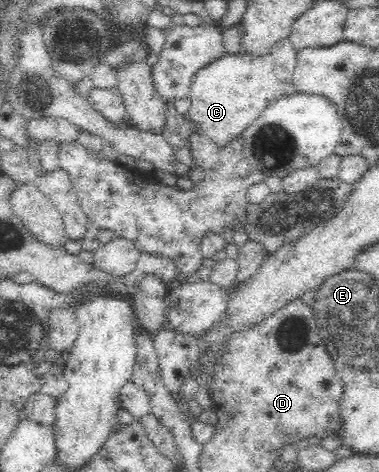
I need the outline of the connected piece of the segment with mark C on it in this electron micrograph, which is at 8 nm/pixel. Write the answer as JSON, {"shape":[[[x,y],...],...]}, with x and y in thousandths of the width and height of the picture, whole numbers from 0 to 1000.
{"shape":[[[596,114],[509,161],[504,176],[504,229],[488,252],[528,282],[538,280],[575,309],[633,292],[639,280],[691,242],[697,225],[728,216],[749,199],[749,178],[723,157],[723,119],[654,119]]]}

